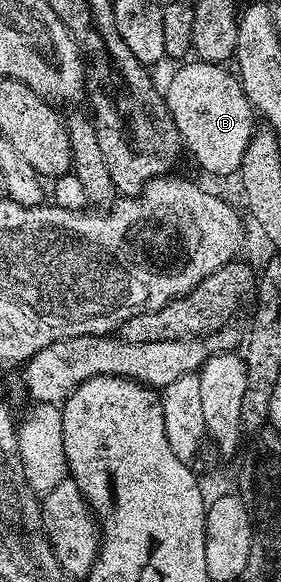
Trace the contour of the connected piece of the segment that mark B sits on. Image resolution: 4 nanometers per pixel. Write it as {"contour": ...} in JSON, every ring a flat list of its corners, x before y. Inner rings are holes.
{"contour":[[199,58,193,61,193,64,181,63,177,67,181,68,168,80,168,92,166,88,163,93,168,112,174,118,174,126,180,132,186,152,196,159,201,173,239,173,243,154,247,152,247,147,250,146,258,128,252,103,246,98,239,79,231,71,228,73,227,67,208,64]]}

